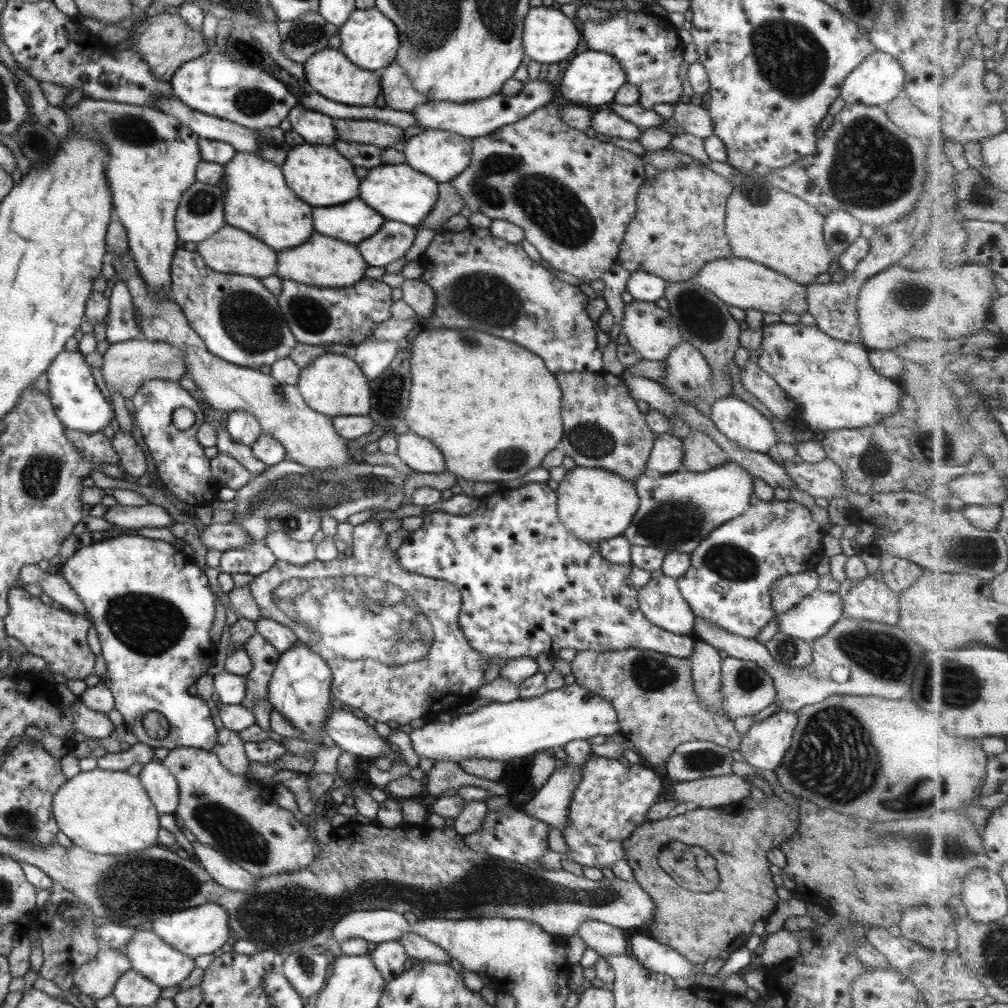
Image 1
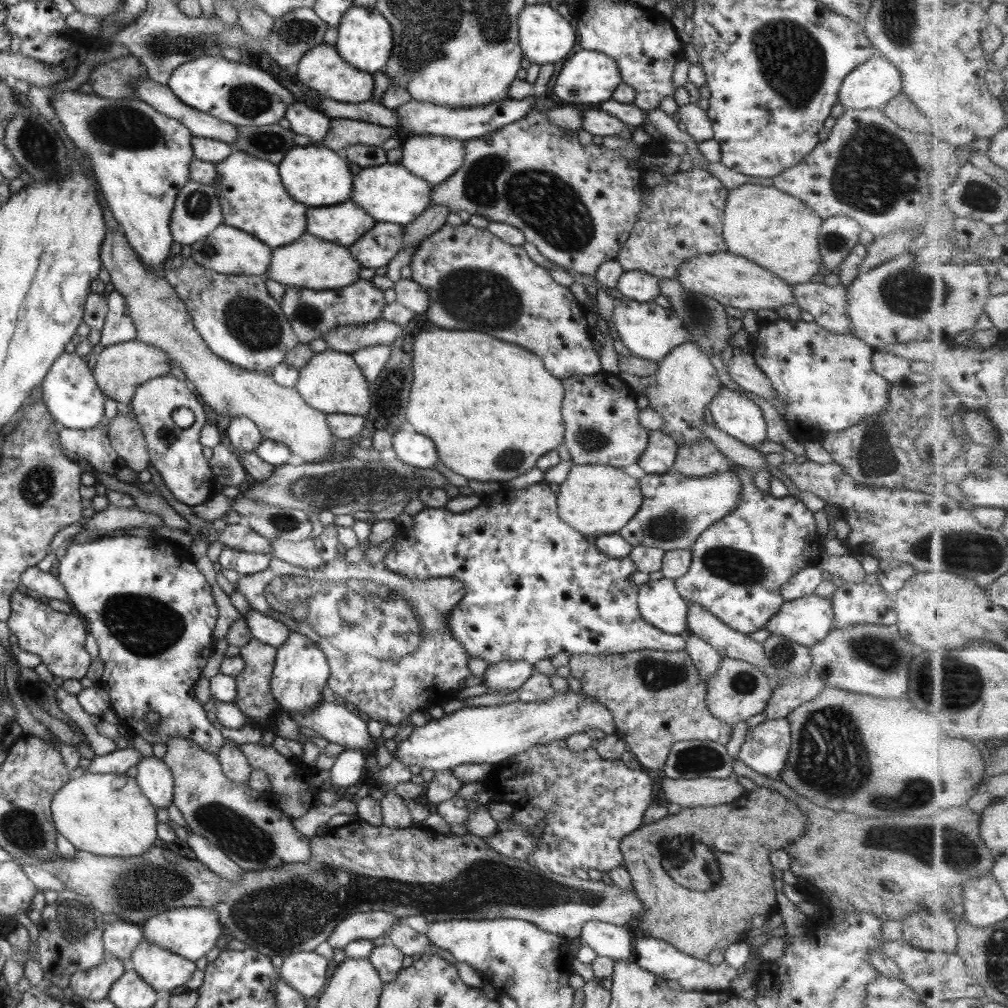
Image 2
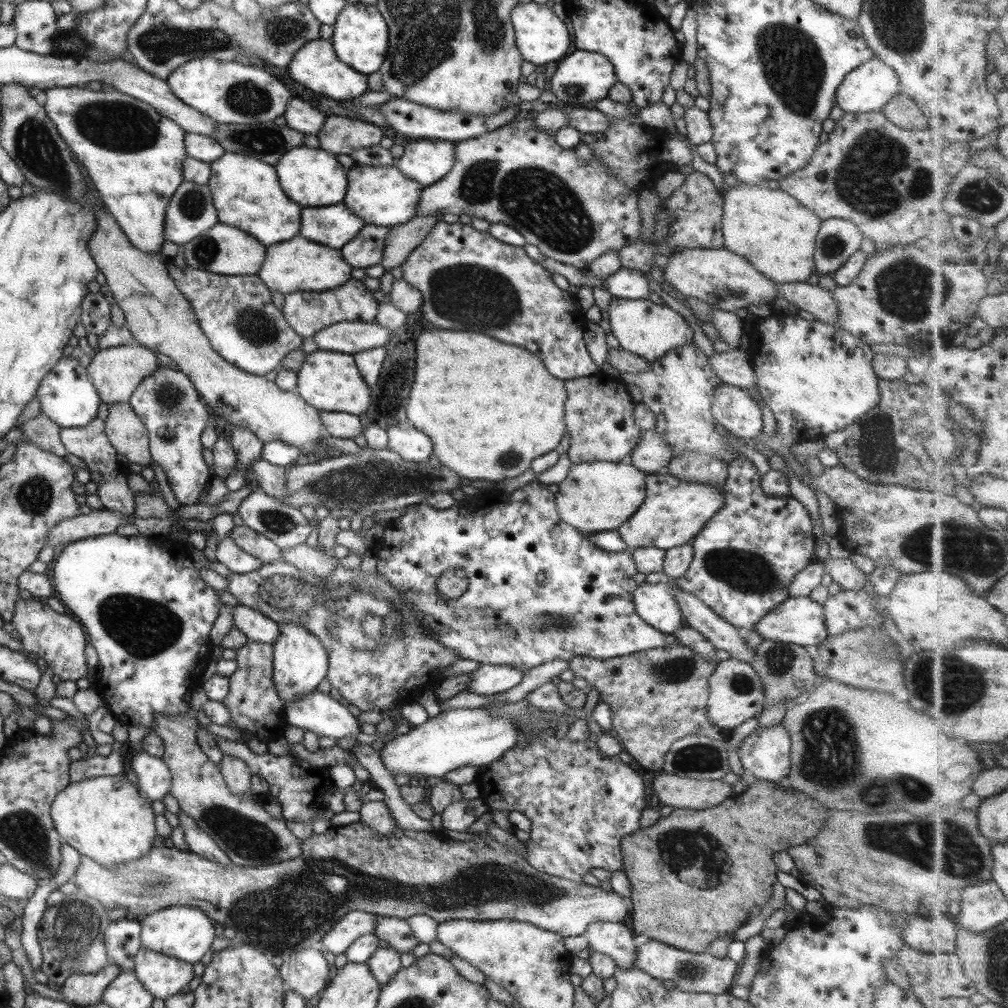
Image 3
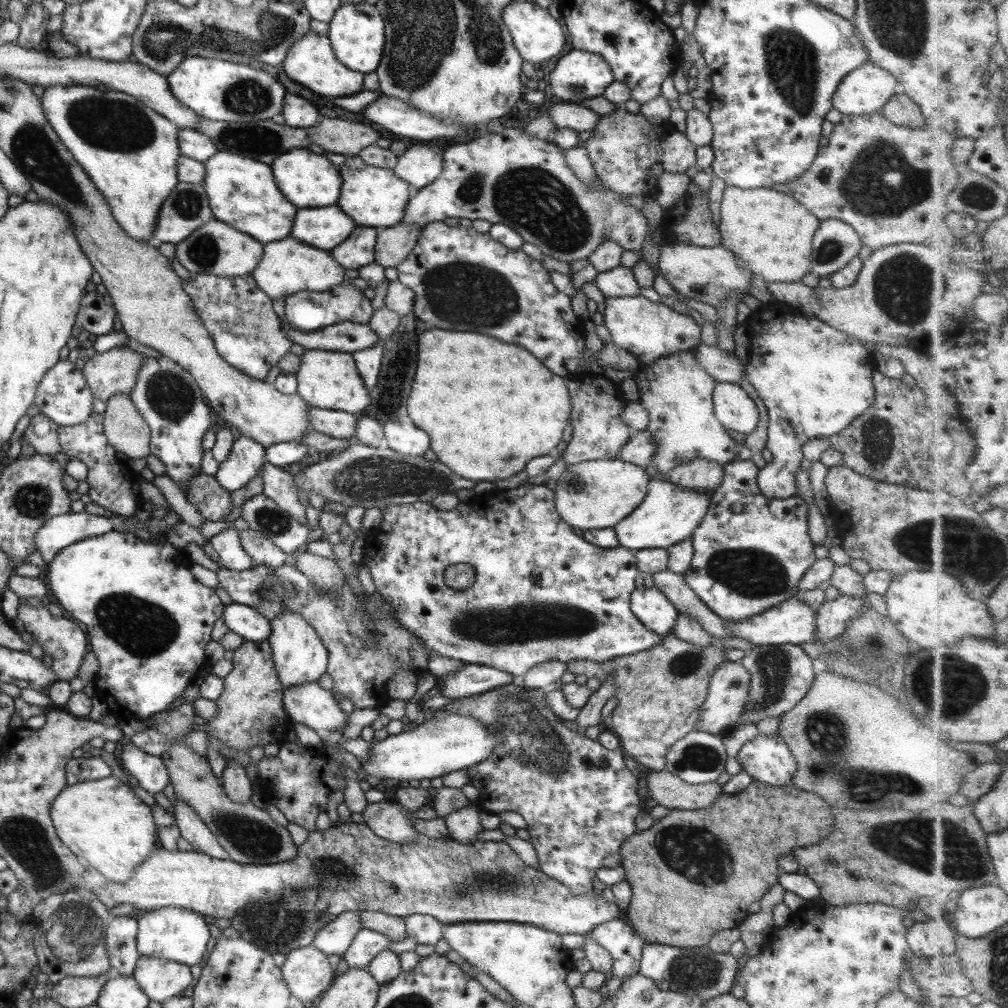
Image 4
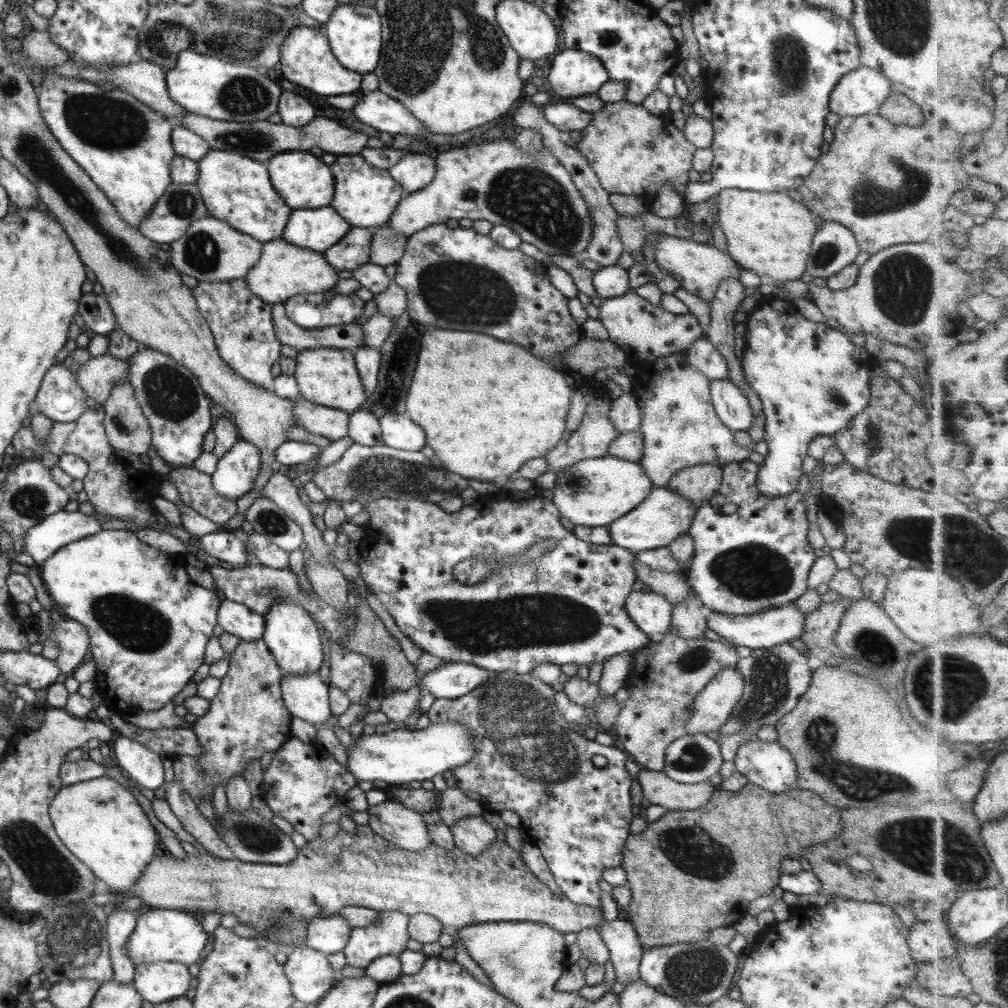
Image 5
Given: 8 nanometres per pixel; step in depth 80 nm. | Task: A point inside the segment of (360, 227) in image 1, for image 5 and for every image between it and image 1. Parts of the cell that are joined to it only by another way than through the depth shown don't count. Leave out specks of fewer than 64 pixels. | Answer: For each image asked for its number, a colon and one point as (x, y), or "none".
2: (343, 223)
3: (332, 226)
4: (325, 227)
5: (316, 229)

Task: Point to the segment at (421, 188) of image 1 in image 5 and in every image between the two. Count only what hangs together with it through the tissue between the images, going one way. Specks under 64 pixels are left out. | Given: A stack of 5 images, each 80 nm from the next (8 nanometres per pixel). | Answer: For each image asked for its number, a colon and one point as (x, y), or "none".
2: (388, 193)
3: (380, 195)
4: (374, 197)
5: (364, 196)

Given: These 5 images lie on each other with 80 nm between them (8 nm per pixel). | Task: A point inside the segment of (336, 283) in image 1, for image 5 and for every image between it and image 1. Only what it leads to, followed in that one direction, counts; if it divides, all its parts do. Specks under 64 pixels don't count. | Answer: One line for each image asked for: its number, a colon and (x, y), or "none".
2: (310, 263)
3: (297, 264)
4: (287, 266)
5: (283, 270)

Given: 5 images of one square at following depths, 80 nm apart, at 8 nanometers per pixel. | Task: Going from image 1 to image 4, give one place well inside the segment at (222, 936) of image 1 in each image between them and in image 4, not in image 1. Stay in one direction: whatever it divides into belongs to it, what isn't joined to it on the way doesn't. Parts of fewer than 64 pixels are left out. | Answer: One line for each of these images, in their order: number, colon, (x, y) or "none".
2: (190, 932)
3: (185, 933)
4: (171, 933)

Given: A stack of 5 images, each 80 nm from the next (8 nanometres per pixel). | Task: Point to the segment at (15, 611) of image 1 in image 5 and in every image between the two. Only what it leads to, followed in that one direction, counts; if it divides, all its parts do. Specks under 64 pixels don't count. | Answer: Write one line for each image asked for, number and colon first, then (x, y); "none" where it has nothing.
2: (57, 639)
3: (59, 639)
4: (64, 640)
5: (72, 638)

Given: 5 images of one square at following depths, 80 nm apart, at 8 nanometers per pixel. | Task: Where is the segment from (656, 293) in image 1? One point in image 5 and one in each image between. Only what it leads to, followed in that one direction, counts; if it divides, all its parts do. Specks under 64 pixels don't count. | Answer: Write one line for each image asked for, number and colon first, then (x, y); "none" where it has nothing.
2: (635, 285)
3: (628, 284)
4: (617, 283)
5: (611, 281)

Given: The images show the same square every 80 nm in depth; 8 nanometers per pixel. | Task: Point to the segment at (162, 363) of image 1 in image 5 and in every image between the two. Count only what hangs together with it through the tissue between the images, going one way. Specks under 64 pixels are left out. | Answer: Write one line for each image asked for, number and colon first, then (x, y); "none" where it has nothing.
2: (119, 369)
3: (114, 372)
4: (113, 372)
5: (95, 377)

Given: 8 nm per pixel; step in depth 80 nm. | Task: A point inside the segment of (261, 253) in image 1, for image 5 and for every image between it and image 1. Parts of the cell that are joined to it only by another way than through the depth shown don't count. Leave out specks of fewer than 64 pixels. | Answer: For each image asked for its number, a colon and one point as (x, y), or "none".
2: (226, 250)
3: (222, 250)
4: (214, 248)
5: (209, 250)

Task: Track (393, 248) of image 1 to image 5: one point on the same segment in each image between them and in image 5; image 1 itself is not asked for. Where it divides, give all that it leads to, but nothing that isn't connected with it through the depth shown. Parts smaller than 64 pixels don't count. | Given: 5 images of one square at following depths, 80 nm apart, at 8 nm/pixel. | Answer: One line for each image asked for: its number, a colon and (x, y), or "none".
2: (375, 248)
3: (364, 250)
4: (357, 250)
5: (352, 250)

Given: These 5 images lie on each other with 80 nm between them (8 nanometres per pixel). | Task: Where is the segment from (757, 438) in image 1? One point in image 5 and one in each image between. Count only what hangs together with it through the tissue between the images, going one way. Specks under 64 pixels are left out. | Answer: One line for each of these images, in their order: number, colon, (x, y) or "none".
2: (732, 413)
3: (731, 407)
4: (734, 410)
5: (729, 404)

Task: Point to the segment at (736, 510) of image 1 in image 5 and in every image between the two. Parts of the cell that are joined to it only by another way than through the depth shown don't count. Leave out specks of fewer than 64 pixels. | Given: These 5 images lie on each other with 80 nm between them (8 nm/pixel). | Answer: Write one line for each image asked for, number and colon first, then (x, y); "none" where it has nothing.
2: (675, 509)
3: (673, 511)
4: (668, 514)
5: (655, 522)

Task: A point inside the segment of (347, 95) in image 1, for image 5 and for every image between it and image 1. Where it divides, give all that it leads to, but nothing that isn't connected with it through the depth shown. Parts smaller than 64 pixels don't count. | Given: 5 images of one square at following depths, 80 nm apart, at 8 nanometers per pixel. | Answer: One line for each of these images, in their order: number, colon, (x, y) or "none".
2: (320, 68)
3: (314, 65)
4: (310, 61)
5: (306, 60)

